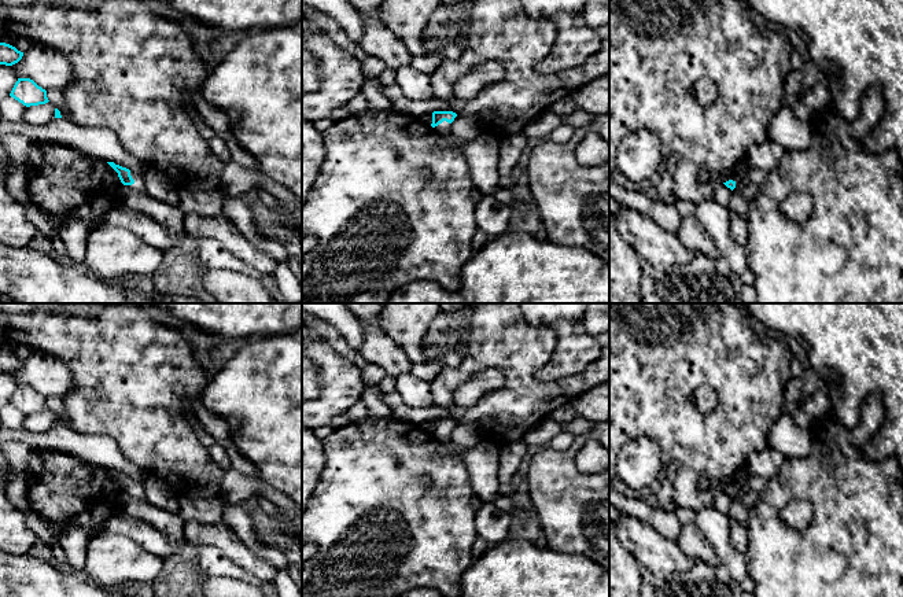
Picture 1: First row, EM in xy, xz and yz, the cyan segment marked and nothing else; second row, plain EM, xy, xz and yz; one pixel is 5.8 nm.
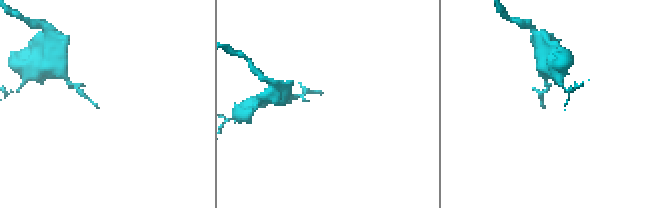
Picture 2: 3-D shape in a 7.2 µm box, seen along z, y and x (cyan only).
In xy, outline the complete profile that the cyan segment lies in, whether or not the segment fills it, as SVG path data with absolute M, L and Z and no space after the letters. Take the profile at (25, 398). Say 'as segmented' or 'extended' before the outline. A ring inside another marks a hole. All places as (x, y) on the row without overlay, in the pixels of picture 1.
as segmented; M18 386L10 403L26 414L45 412L49 409L47 398L30 386Z

